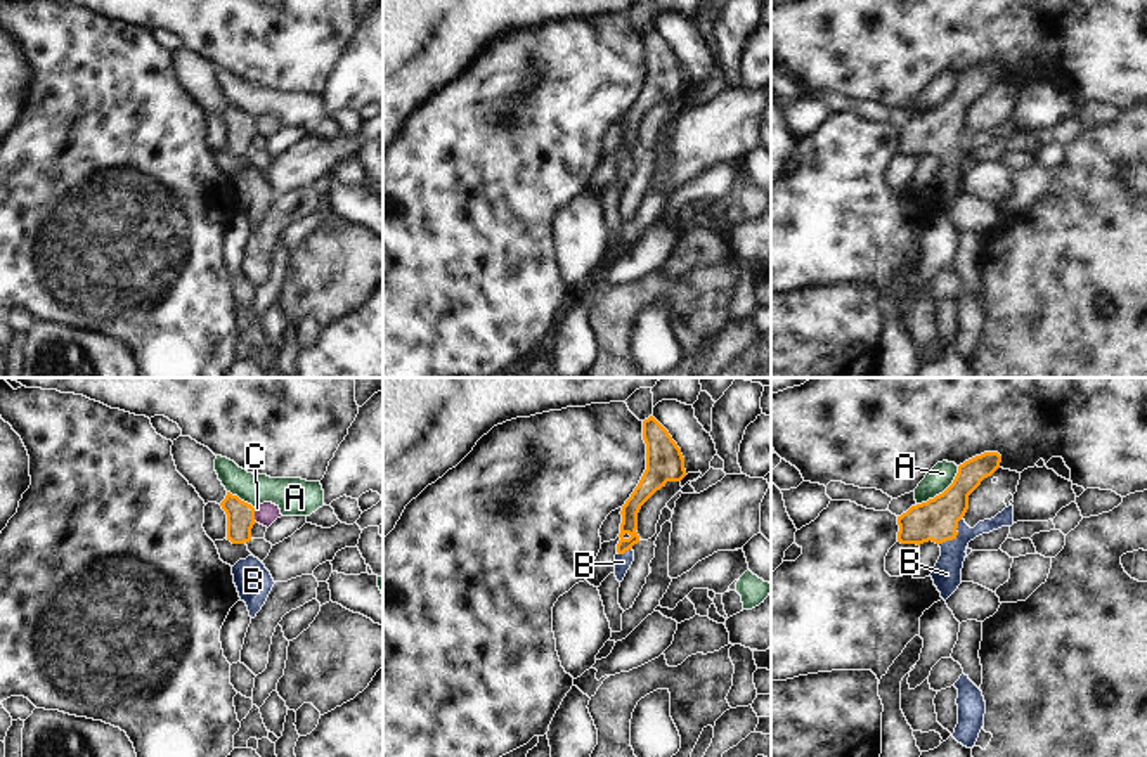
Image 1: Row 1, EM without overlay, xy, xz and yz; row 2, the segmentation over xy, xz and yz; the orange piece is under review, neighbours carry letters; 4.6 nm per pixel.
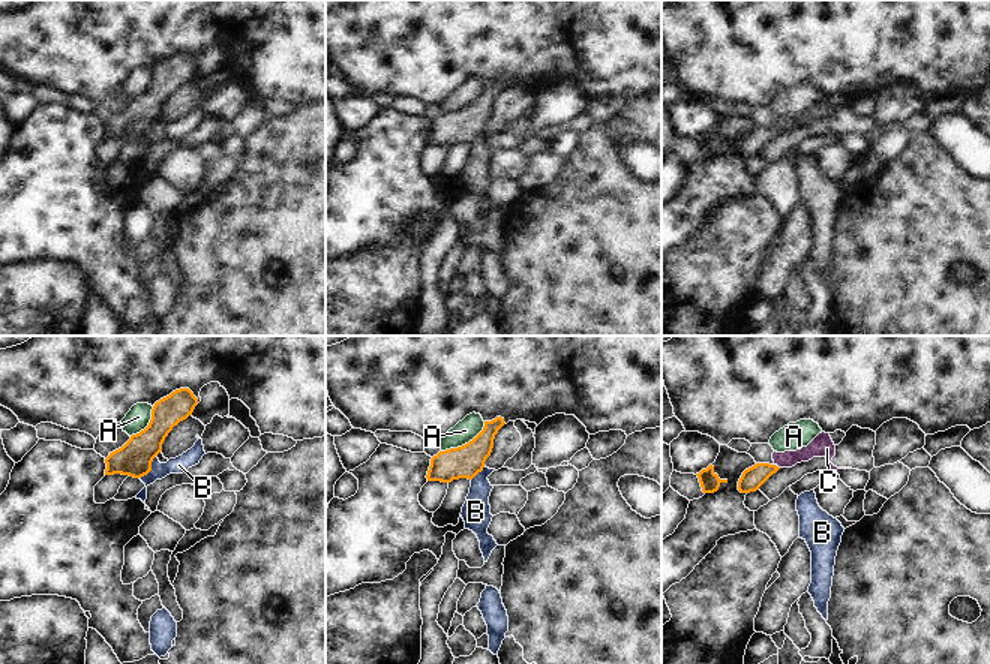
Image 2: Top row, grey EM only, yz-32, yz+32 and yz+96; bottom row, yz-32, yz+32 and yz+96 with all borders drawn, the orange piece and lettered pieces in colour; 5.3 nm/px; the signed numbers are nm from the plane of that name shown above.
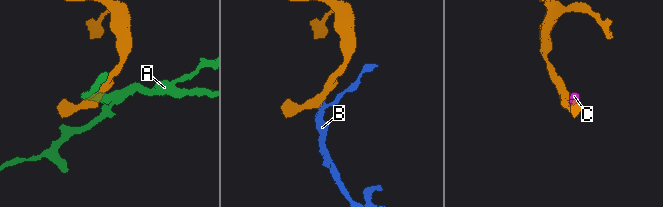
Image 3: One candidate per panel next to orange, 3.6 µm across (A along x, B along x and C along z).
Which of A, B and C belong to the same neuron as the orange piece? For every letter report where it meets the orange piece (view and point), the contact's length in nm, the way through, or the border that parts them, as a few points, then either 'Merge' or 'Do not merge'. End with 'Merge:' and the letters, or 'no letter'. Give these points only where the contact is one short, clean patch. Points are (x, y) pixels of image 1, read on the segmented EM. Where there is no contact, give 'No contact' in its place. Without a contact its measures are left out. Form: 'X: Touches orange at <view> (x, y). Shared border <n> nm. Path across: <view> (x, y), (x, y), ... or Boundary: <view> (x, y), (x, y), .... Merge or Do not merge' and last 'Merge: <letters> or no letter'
A: Touches orange at yz (943, 492). Shared border 260 nm. Do not merge
B: Touches orange at yz (957, 534). Shared border 170 nm. Path across: yz (936, 520), (957, 534), (946, 574). Merge
C: Touches orange at xy (253, 515). Shared border 70 nm. Boundary: xy (253, 508), (257, 522). Do not merge
Merge: B

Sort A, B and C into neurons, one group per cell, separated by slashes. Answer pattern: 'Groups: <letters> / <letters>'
Groups: A / B / C

